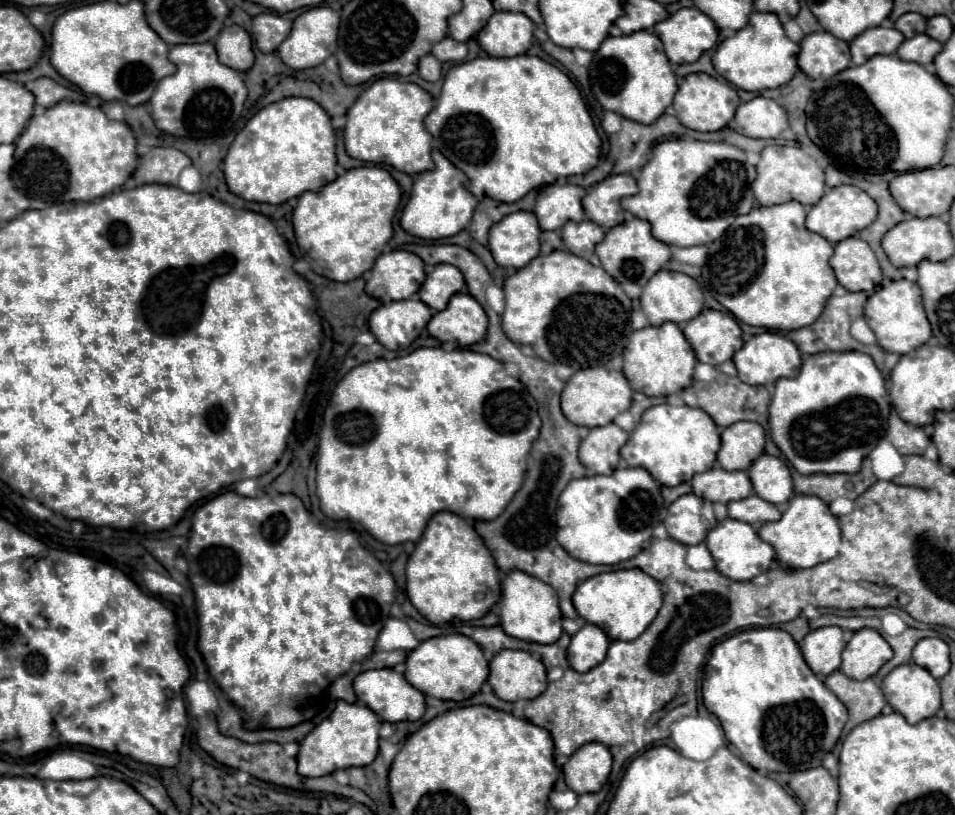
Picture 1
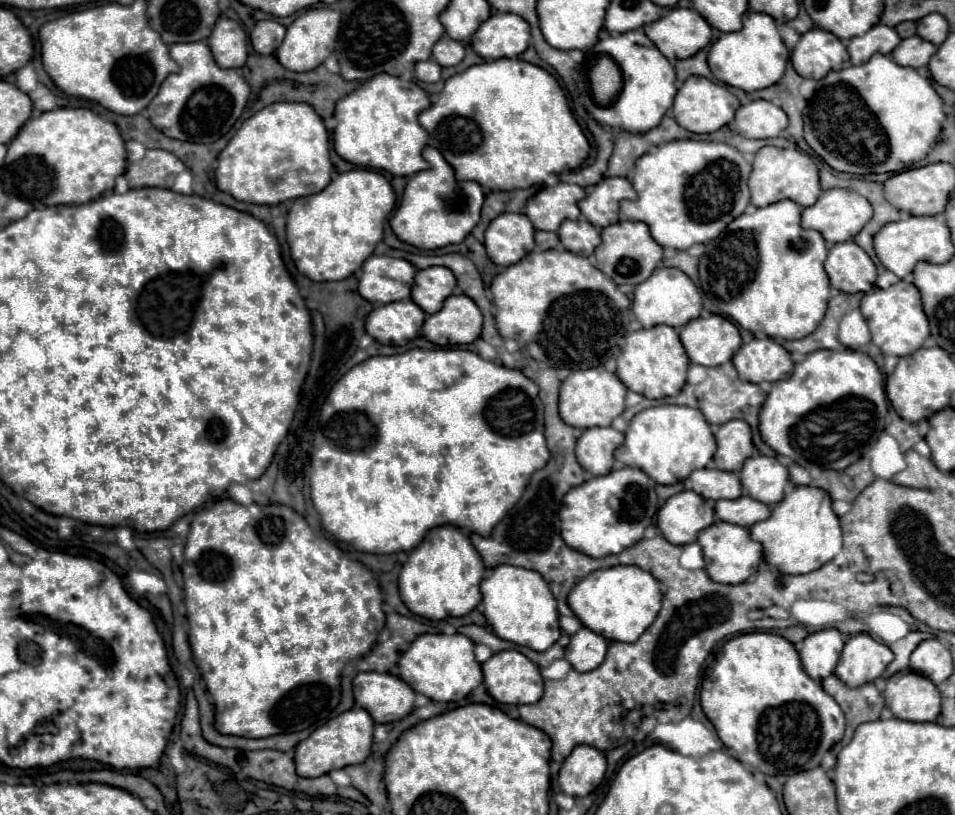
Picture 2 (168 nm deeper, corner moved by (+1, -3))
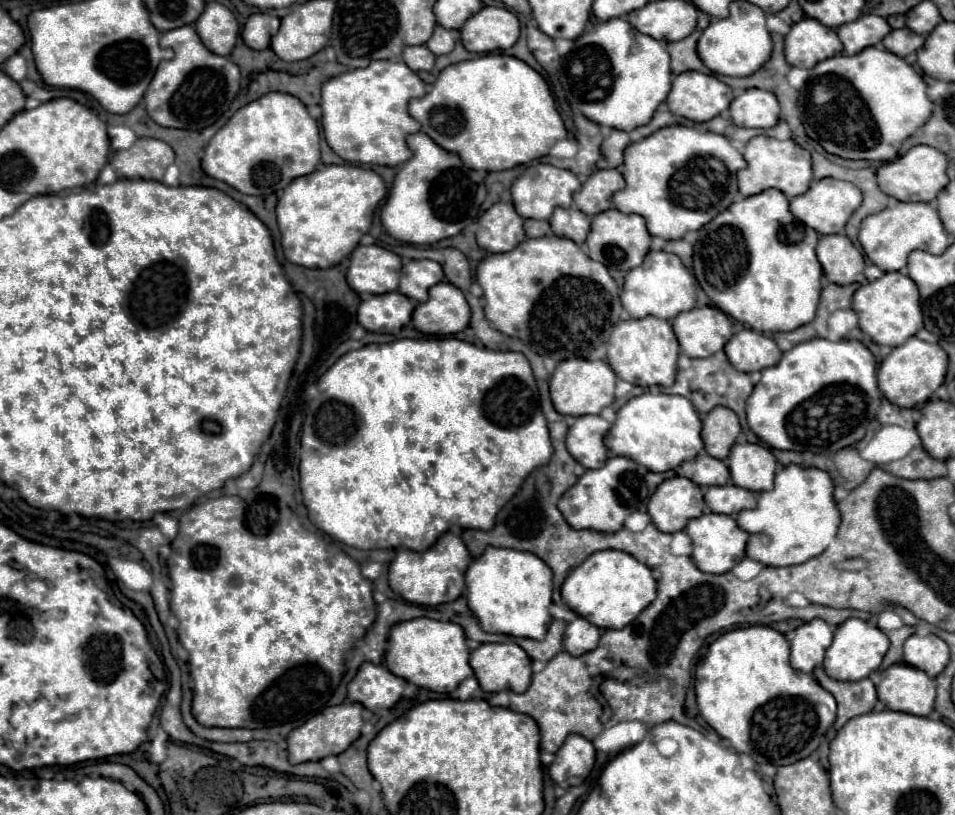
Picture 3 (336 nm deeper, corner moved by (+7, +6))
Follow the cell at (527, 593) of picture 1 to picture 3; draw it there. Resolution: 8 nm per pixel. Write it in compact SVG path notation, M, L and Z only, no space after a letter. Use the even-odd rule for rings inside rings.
M487 547L481 557L477 557L467 573L465 573L465 583L467 583L467 603L469 609L475 613L479 619L479 625L487 633L505 633L513 637L529 637L543 641L545 633L553 621L549 607L551 607L551 569L533 553L521 553L515 549L497 549L497 547Z

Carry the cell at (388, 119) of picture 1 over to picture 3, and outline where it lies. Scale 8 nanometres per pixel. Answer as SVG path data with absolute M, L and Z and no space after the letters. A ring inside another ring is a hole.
M371 61L365 69L337 75L323 83L321 95L325 139L341 159L397 167L413 157L407 137L421 125L409 115L407 103L425 95L425 83L403 61Z

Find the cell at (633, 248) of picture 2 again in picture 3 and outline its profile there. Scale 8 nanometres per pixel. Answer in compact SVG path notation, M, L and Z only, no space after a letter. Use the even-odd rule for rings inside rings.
M609 209L605 213L595 215L591 221L591 231L587 237L589 257L593 261L603 263L605 267L617 267L623 271L637 267L649 253L649 245L651 245L651 235L641 215L627 215L627 213L621 213L619 209Z

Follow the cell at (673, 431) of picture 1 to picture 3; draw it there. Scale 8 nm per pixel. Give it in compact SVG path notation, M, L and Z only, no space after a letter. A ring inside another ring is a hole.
M652 386L643 395L633 397L617 411L617 421L605 435L609 451L621 457L629 457L649 471L669 471L679 467L683 461L697 457L703 449L701 419L693 403L681 395L668 395Z

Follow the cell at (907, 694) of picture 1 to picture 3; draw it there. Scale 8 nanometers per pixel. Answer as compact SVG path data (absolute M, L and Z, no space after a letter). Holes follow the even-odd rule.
M897 663L881 673L877 695L891 711L925 717L934 708L935 679L907 663Z

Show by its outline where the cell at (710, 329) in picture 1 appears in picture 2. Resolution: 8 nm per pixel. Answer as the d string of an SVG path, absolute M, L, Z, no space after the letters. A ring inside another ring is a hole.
M717 314L691 320L679 330L679 338L689 360L701 366L719 366L729 362L741 346L737 326Z

